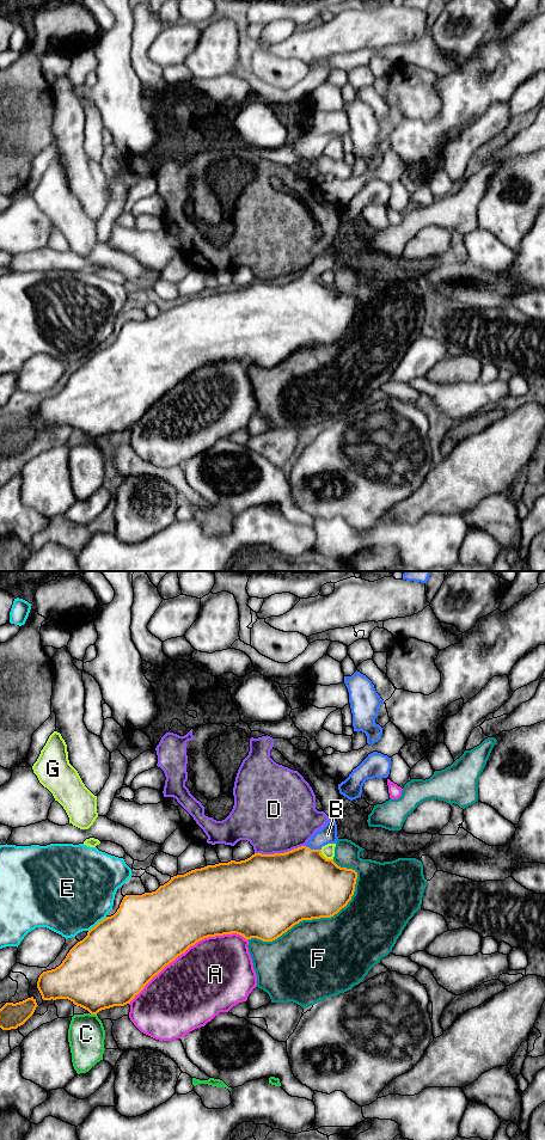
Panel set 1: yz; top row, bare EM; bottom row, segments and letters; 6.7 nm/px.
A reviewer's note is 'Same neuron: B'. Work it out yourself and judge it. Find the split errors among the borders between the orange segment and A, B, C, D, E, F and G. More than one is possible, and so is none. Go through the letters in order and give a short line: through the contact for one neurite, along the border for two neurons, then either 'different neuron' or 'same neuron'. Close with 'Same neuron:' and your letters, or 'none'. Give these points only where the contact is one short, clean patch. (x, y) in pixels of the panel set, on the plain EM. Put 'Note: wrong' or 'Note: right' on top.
Note: right
A: different neuron
B: line yz (300, 311), (312, 276), (328, 261); same neuron
C: different neuron
D: different neuron
E: different neuron
F: different neuron
G: line yz (319, 276), (326, 284), (332, 286); different neuron
Same neuron: B

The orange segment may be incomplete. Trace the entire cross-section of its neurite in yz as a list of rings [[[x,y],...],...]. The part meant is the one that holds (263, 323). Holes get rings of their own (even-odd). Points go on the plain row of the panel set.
[[[330,244],[305,272],[284,280],[255,280],[245,287],[207,292],[171,304],[155,318],[125,321],[117,338],[92,354],[59,393],[39,402],[37,415],[42,425],[68,425],[91,441],[97,441],[102,436],[129,430],[166,392],[204,364],[237,360],[247,367],[257,364],[272,368],[302,347],[333,343],[351,326],[357,306],[355,296],[341,294],[333,286],[322,281],[323,272],[336,270],[337,266],[337,251]]]

